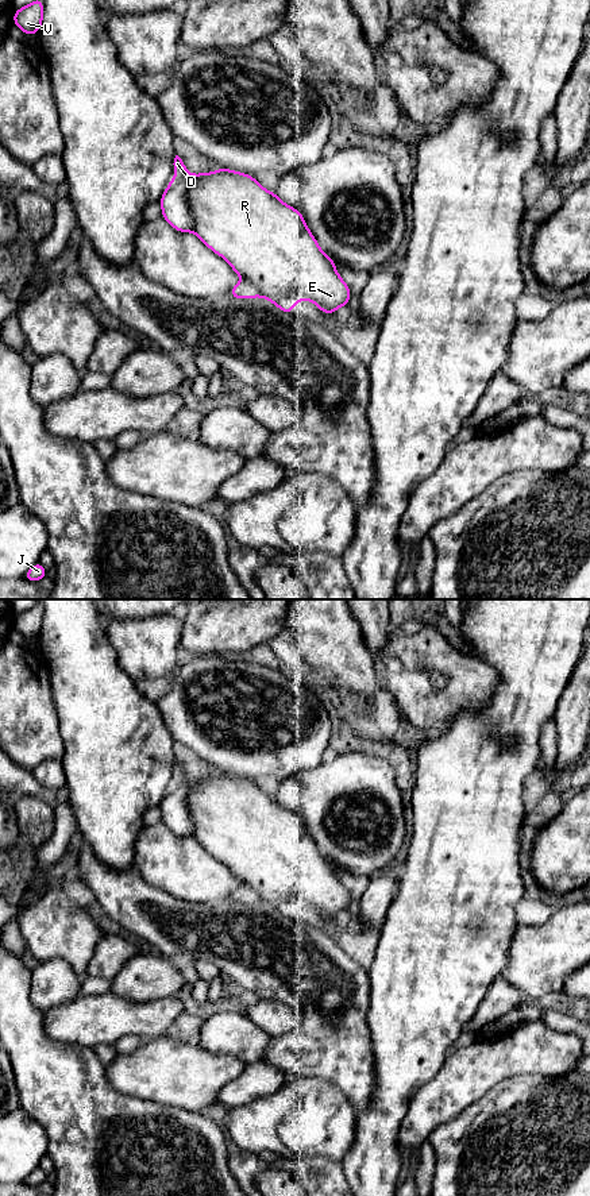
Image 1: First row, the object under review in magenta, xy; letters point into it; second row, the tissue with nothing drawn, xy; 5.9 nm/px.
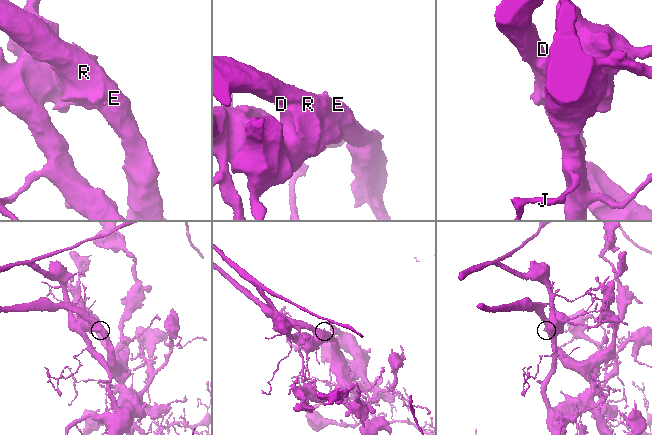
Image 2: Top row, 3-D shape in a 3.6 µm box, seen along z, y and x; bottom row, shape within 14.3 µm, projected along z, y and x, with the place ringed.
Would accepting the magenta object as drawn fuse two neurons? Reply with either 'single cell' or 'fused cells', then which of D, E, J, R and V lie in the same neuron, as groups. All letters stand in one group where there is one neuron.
fused cells | D E R V / J

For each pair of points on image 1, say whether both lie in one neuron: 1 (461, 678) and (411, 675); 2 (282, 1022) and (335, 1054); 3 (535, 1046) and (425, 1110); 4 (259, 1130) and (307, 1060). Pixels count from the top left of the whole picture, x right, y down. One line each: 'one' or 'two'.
1: one
2: two
3: one
4: two

